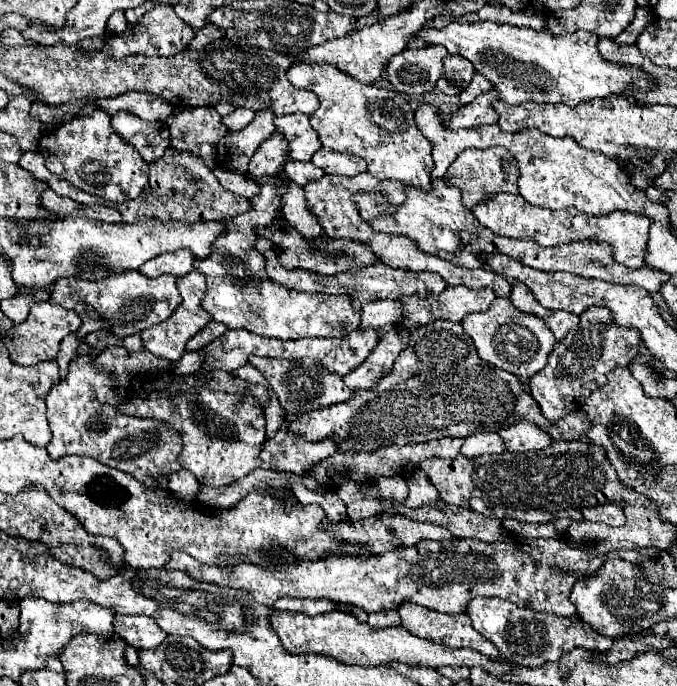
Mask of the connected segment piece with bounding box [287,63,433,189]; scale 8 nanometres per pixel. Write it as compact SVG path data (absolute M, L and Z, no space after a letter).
M293 63L287 69L287 79L295 87L309 89L319 97L319 109L311 115L311 127L317 131L323 149L349 151L363 157L367 171L381 181L397 179L403 185L431 189L429 171L433 169L433 157L429 141L417 129L411 105L397 91L361 85L327 63Z

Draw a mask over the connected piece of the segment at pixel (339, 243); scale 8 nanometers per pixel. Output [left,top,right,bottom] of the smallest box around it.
[257,219,377,275]

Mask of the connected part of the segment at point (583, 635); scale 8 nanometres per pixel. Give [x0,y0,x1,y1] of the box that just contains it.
[467,597,613,667]

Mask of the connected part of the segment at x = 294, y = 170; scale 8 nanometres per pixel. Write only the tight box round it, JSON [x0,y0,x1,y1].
[285,161,325,185]

